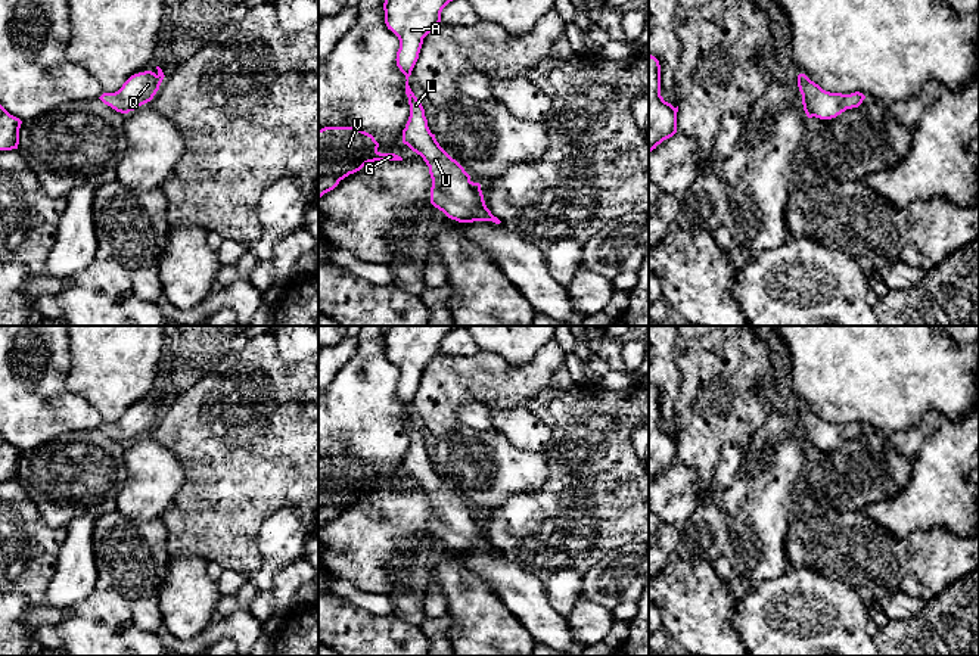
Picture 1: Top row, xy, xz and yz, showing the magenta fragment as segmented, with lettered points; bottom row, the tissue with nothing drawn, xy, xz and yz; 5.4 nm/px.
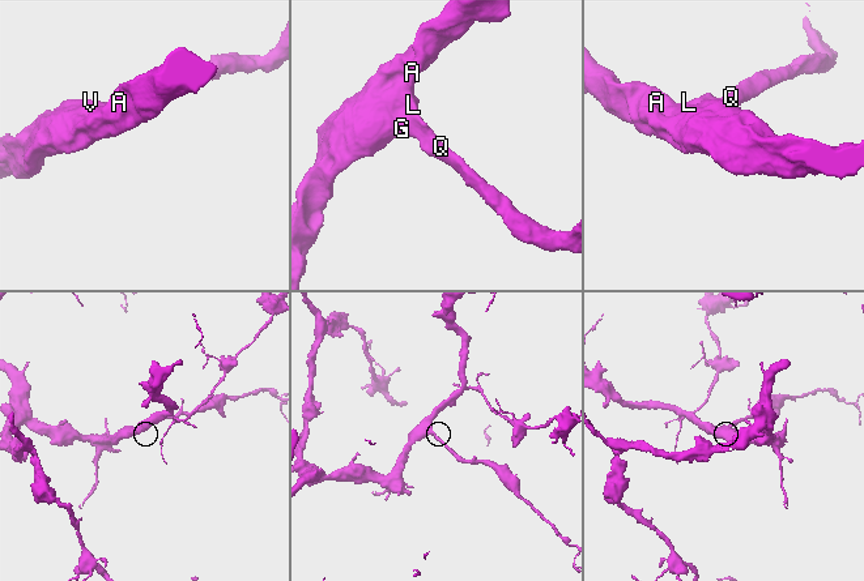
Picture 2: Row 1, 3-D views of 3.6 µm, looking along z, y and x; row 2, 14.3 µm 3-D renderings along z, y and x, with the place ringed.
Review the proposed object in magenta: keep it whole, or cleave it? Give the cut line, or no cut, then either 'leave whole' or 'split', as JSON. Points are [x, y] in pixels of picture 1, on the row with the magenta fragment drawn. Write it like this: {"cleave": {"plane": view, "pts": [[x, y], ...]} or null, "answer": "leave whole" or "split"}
{"cleave": null, "answer": "leave whole"}

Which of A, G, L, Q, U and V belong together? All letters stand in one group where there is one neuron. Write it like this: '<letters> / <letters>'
A G L Q U V

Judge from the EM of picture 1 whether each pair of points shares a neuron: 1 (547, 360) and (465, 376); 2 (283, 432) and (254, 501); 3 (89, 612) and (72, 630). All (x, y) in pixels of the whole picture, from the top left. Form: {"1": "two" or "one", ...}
{"1": "one", "2": "one", "3": "one"}

